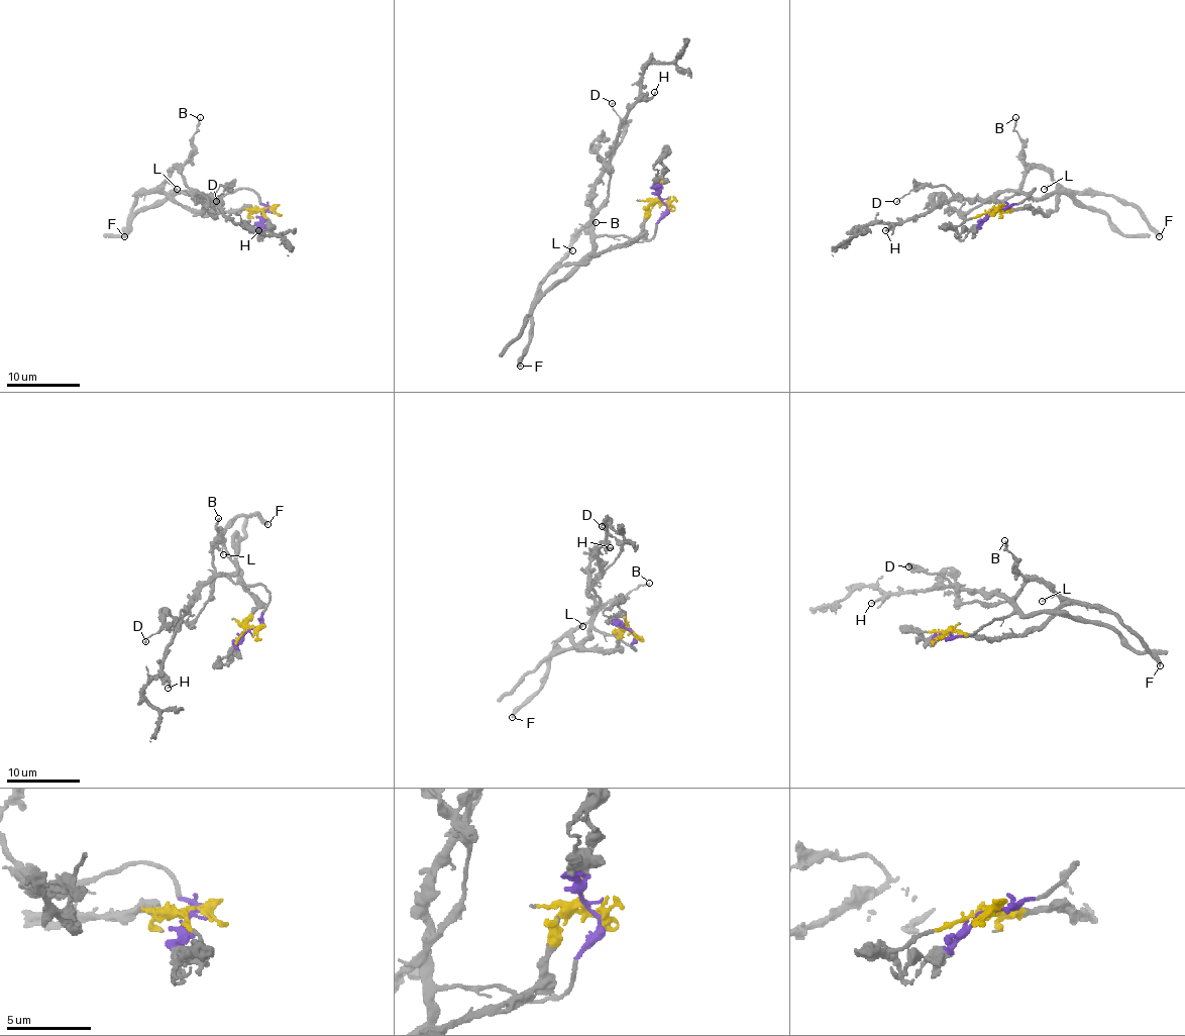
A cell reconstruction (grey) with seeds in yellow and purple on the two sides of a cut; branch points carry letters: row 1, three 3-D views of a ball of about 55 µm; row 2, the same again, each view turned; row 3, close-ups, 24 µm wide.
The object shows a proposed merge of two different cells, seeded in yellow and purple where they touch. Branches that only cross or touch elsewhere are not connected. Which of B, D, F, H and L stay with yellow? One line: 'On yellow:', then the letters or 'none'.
On yellow: B, F, L

